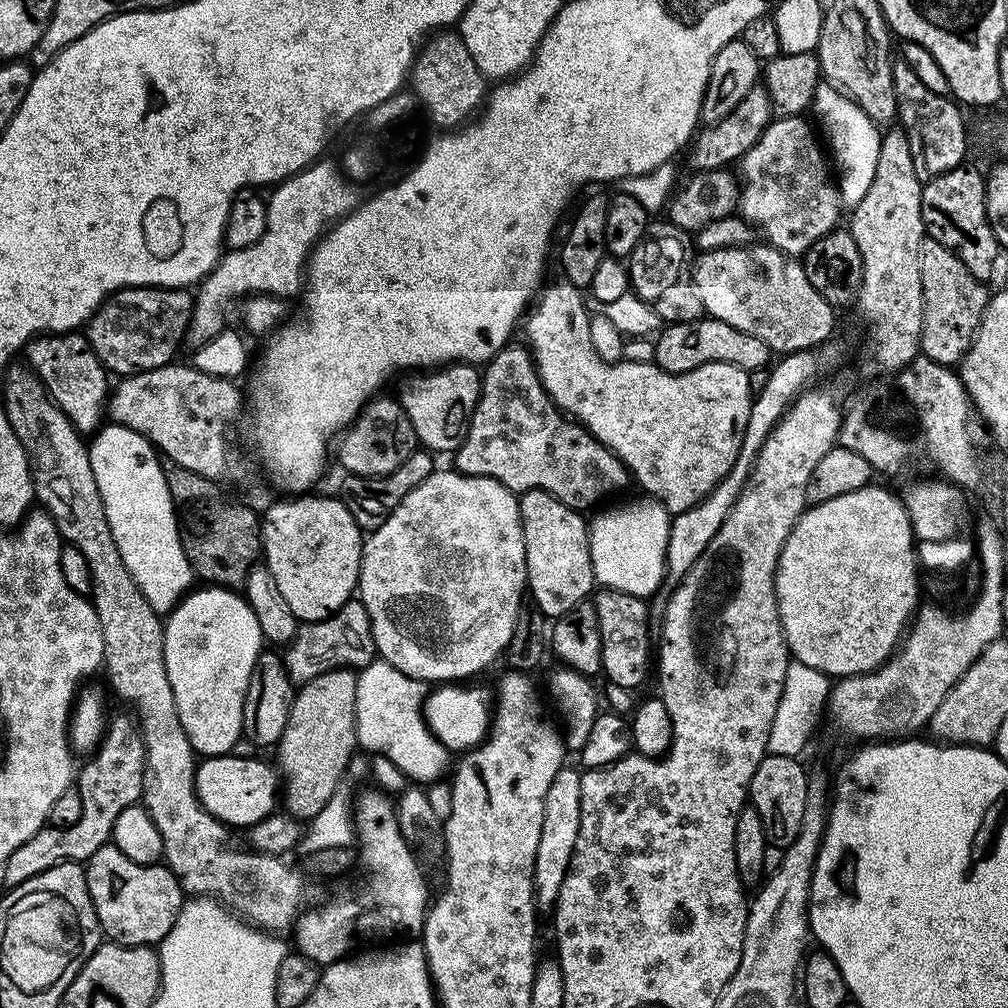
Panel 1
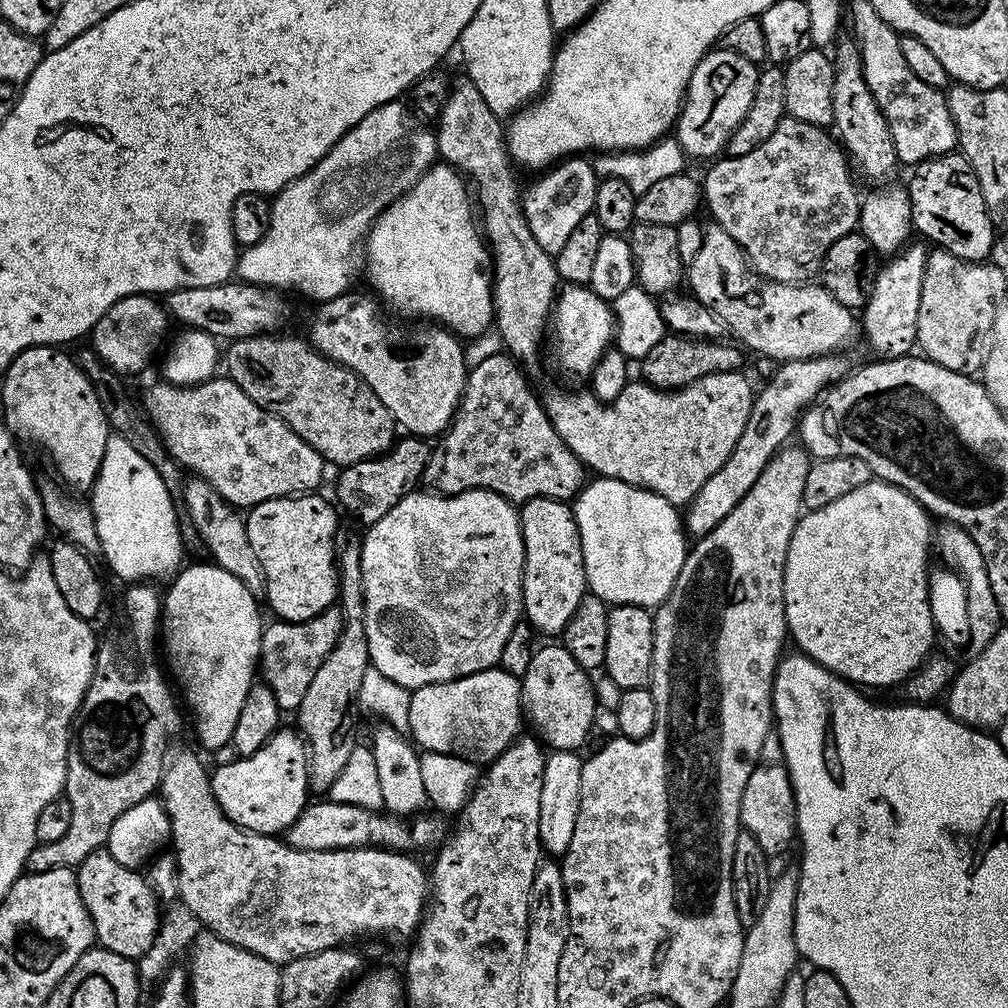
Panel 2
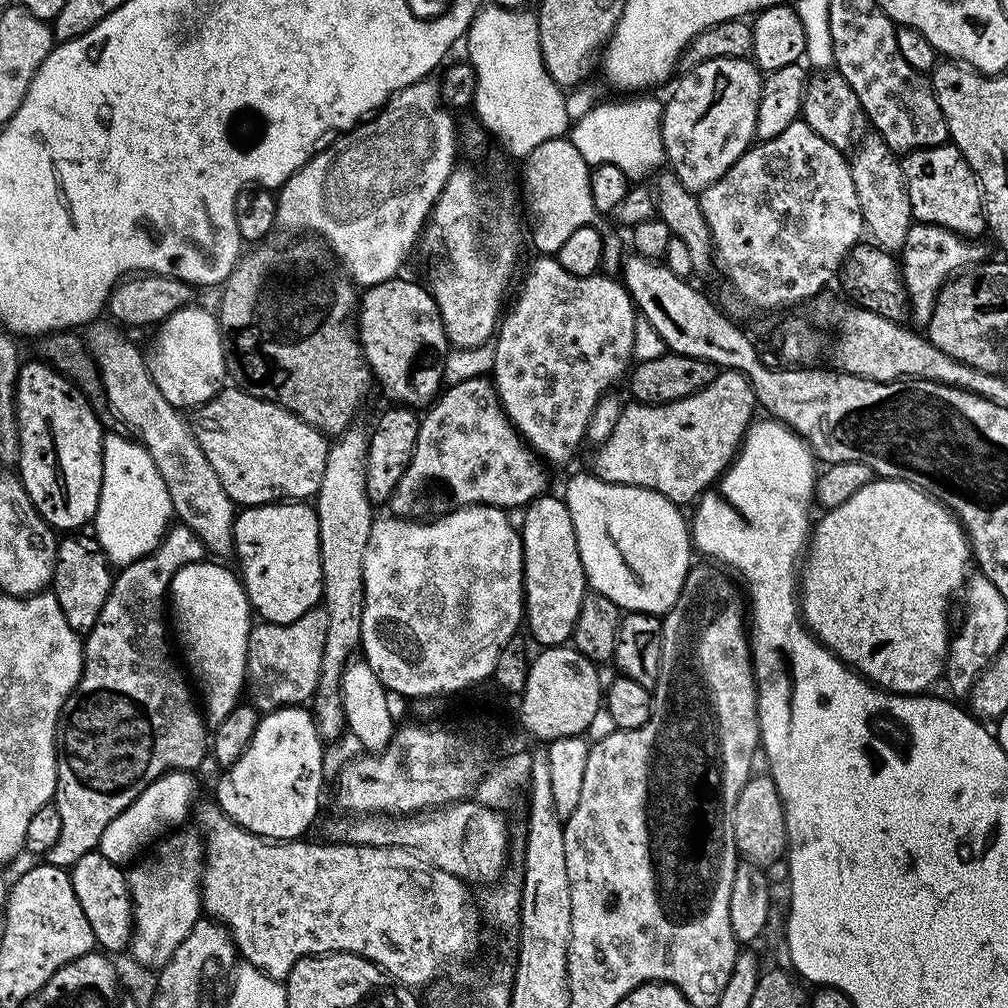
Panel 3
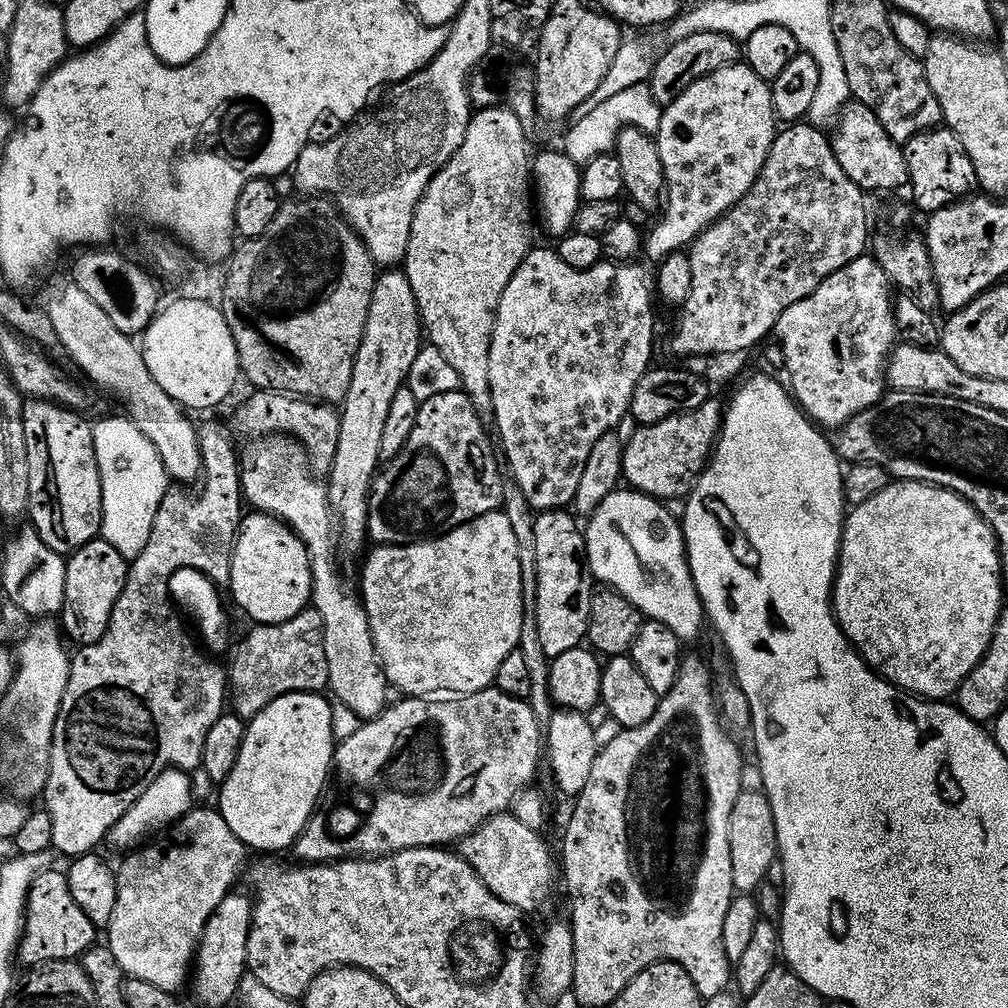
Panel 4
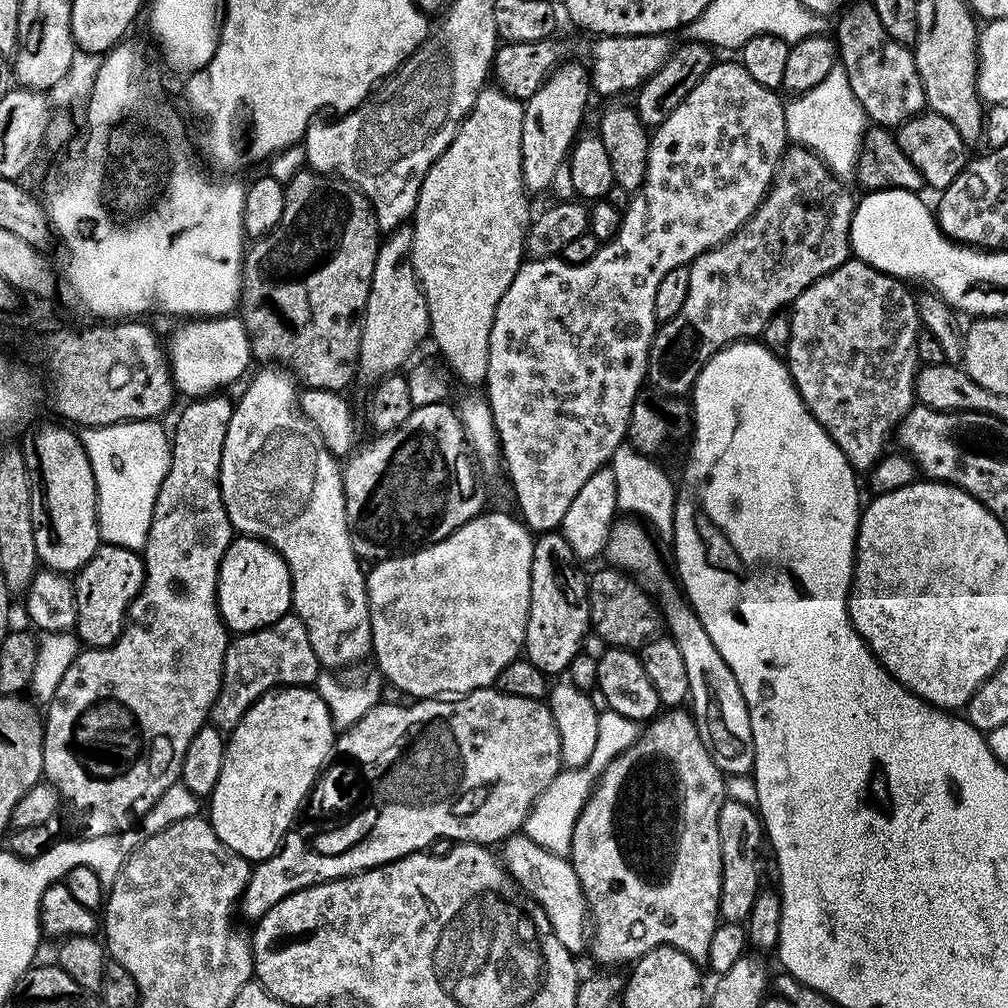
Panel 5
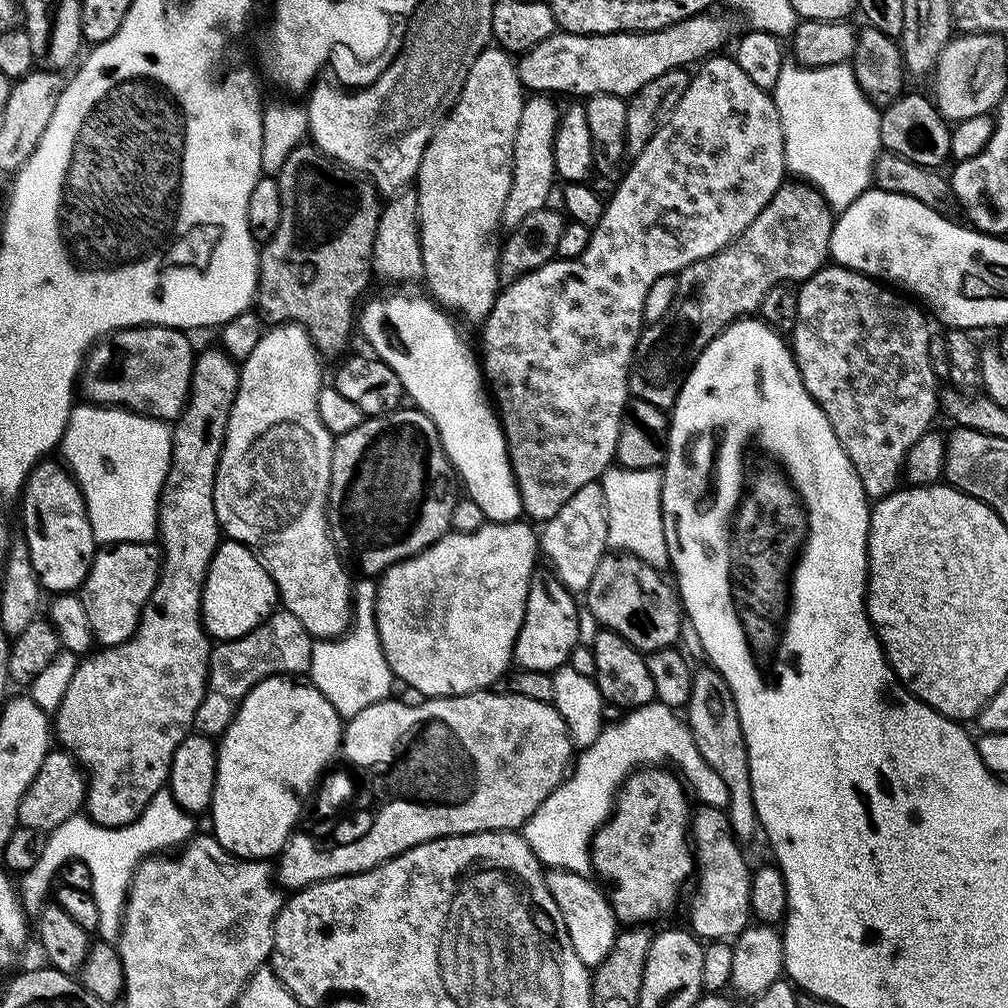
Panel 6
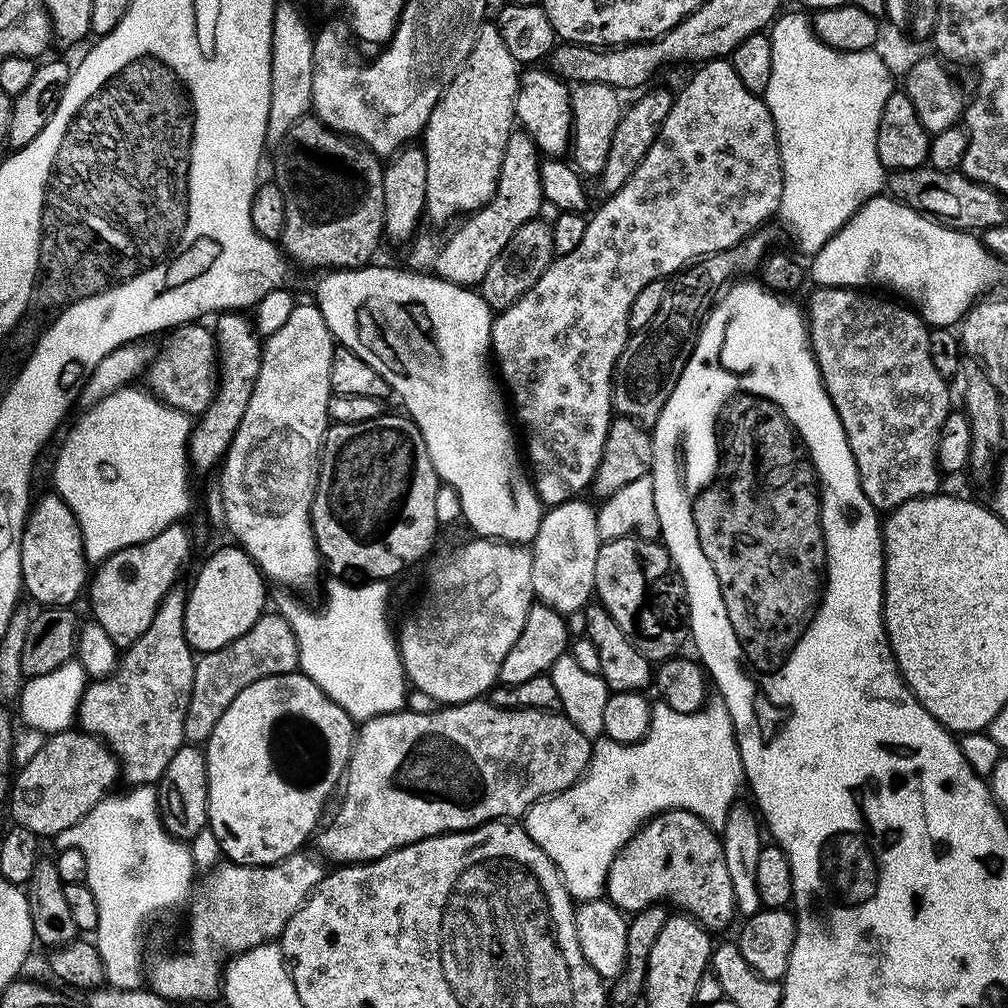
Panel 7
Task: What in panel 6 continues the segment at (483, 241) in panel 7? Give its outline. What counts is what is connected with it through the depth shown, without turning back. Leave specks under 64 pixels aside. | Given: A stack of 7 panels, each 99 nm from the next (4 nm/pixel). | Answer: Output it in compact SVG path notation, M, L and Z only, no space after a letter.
M532 94L522 106L522 119L518 121L518 134L514 134L512 147L512 185L510 194L504 203L503 223L515 226L531 212L537 212L549 203L548 195L552 192L552 180L557 179L554 166L554 138L556 127L560 125L561 109L551 95Z

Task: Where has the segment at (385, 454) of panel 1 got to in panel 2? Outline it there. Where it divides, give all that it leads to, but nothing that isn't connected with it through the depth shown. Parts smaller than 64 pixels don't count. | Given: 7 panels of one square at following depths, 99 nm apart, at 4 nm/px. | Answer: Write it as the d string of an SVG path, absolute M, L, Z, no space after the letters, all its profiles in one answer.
M284 334L231 341L228 352L226 348L228 379L258 406L286 422L329 465L347 466L383 456L398 439L398 425L378 394L349 368L317 352L307 339L280 335Z

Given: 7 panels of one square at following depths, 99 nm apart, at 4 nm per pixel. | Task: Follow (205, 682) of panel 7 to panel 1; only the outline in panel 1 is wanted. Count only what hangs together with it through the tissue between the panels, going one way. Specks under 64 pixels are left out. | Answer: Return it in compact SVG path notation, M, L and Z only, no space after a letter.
M358 598L346 601L333 616L328 616L325 620L301 623L296 629L296 636L282 652L288 677L296 686L335 668L364 669L377 656L370 614L366 614L366 606Z

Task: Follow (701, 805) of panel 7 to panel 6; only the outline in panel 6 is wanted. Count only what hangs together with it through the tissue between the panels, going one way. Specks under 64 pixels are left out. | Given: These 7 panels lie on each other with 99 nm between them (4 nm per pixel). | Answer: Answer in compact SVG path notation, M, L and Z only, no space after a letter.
M653 702L641 708L625 711L619 718L605 723L598 738L594 738L594 742L590 742L590 746L575 757L566 779L550 793L546 802L542 802L542 806L538 806L538 810L534 810L532 817L524 824L522 829L524 841L536 852L541 864L562 872L588 874L593 871L592 839L596 836L596 832L607 823L609 816L613 813L618 789L635 769L645 766L671 766L678 770L679 775L686 781L687 787L692 792L696 791L701 805L710 808L725 807L726 793L722 778L718 778L711 766L702 758L687 723L676 716L679 715L670 706Z

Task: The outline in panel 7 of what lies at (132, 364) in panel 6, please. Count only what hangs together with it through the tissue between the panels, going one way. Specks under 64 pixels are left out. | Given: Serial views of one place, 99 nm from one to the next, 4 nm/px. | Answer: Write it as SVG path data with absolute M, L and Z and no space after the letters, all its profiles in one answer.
M200 322L181 324L158 348L146 369L147 391L163 404L187 412L192 418L199 417L210 406L218 383L216 338L211 327L203 328L202 325Z

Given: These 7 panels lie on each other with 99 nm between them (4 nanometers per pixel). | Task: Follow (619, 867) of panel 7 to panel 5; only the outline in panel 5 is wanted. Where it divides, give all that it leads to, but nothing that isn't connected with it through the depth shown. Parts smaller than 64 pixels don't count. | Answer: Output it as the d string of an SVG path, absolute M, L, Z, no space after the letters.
M725 799L718 814L718 838L721 842L721 898L719 915L729 924L747 921L750 906L754 906L754 898L761 892L760 876L756 873L756 851L762 844L762 821L757 809L748 808L741 801Z

